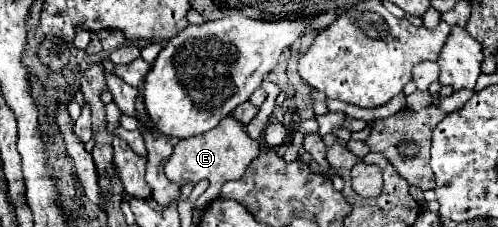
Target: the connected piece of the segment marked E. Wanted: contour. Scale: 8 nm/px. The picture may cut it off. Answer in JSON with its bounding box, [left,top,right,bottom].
[166,117,260,209]

